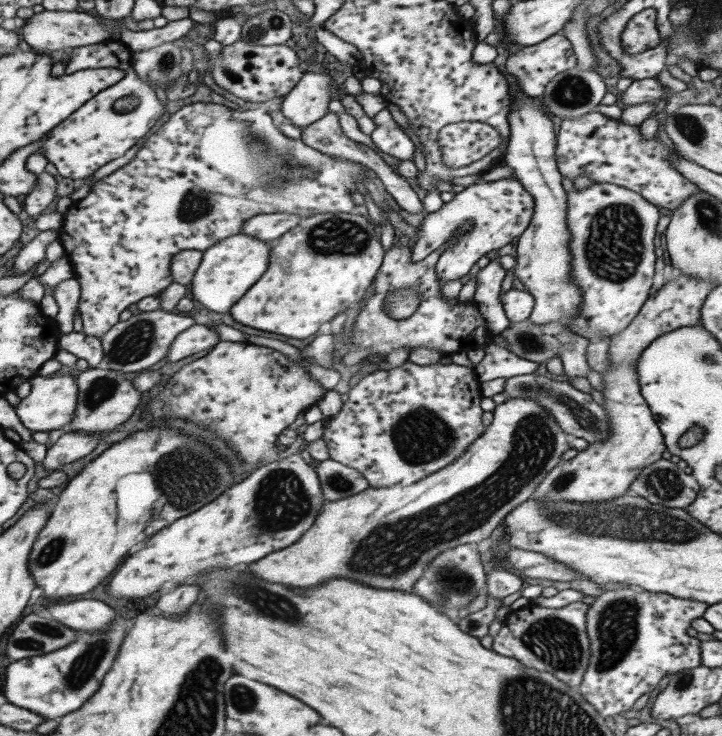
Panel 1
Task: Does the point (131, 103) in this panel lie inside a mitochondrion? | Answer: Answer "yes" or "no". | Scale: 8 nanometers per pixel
yes

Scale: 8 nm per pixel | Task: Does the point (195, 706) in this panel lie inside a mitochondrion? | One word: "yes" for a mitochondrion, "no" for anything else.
yes

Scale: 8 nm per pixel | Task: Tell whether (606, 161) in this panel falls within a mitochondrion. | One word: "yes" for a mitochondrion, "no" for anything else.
no

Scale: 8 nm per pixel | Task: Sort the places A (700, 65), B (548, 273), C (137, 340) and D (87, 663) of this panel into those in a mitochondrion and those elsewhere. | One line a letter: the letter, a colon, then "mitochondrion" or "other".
A: other
B: other
C: mitochondrion
D: mitochondrion

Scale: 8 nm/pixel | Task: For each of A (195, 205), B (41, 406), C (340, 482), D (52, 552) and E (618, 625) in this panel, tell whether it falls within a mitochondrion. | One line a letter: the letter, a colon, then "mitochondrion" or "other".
A: mitochondrion
B: other
C: mitochondrion
D: mitochondrion
E: mitochondrion

